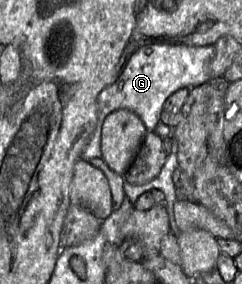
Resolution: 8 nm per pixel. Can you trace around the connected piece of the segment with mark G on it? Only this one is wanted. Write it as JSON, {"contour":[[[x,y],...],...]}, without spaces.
{"contour":[[[154,43],[139,47],[129,57],[125,67],[114,82],[106,86],[97,97],[98,120],[92,137],[86,145],[81,159],[89,162],[101,158],[101,137],[105,118],[112,112],[128,109],[135,112],[148,131],[154,131],[160,120],[165,100],[181,88],[192,88],[208,82],[212,77],[210,62],[214,56],[214,45],[193,46],[182,43]]]}

